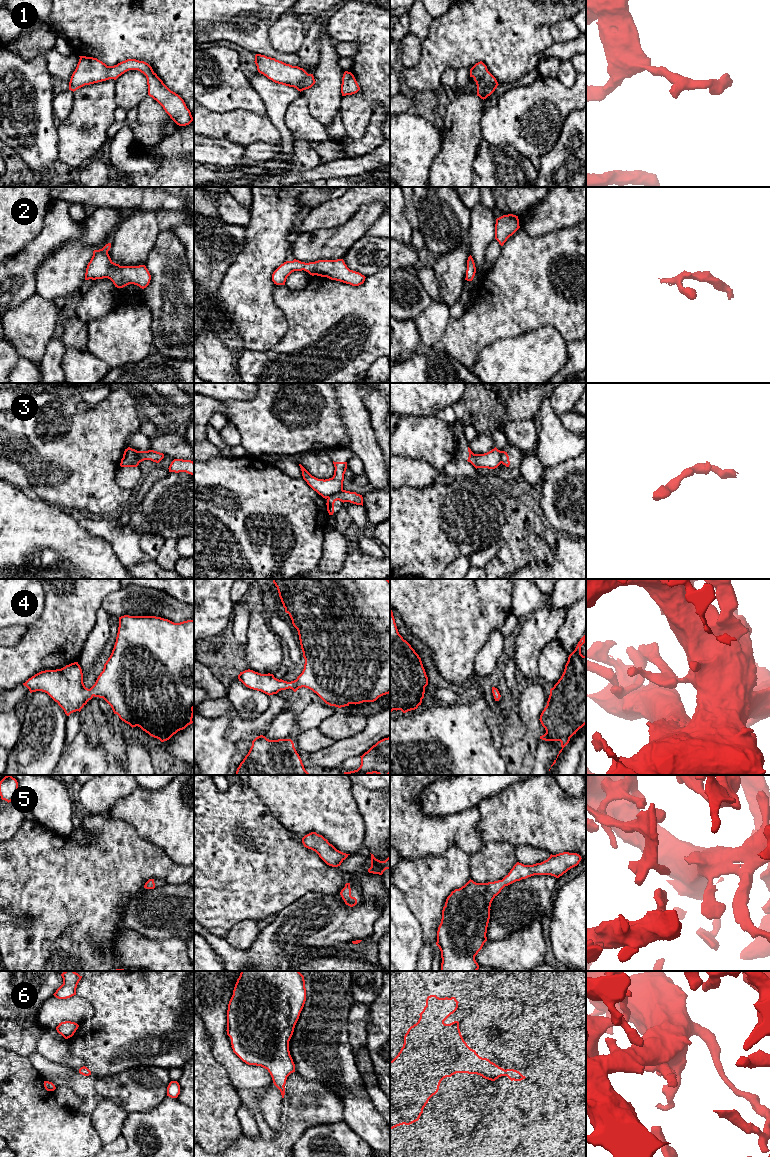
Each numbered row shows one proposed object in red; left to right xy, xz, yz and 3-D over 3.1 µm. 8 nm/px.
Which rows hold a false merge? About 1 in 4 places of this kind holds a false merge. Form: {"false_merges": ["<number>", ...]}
{"false_merges": ["3"]}

